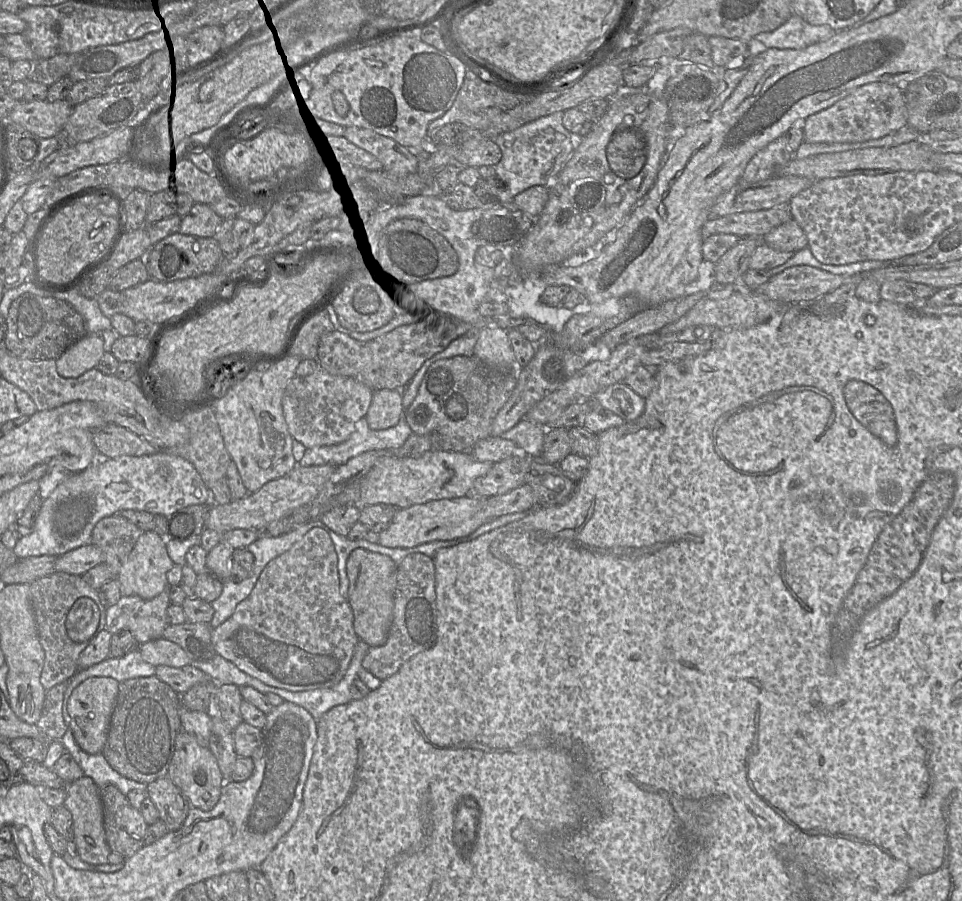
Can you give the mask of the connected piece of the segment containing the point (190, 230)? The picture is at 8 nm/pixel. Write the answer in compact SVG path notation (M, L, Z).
M194 203L182 217L179 233L198 237L213 237L223 219L209 204Z

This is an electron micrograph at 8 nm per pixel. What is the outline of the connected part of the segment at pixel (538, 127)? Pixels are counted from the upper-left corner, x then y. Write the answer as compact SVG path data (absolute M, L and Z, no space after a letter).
M563 111L538 117L514 130L502 132L494 137L502 156L494 166L496 175L505 183L500 202L510 202L524 190L542 185L549 187L557 178L563 165L575 148L573 135L562 124Z

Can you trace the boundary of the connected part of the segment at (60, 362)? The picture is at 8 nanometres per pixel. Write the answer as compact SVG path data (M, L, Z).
M101 333L89 334L56 359L57 371L64 378L77 378L96 368L104 352Z

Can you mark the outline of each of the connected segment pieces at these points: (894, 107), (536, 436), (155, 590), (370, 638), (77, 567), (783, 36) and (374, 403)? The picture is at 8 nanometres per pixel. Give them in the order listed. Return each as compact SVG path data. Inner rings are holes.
M873 82L855 89L832 106L810 115L804 124L808 143L859 143L882 138L907 125L904 87Z
M522 418L513 428L500 437L511 440L529 456L540 459L546 429L527 418Z
M145 531L138 538L117 576L122 596L137 595L146 600L156 597L170 586L167 572L173 565L174 562L167 553L166 539L154 531Z
M358 548L347 559L346 573L349 580L347 600L353 612L354 631L369 647L381 646L386 642L393 621L397 564L387 555Z
M90 543L57 557L55 572L82 576L104 561L105 556L102 550Z
M792 15L775 30L759 33L754 39L767 48L798 50L825 41L835 33L828 25L812 25L803 18Z
M373 390L372 400L365 415L372 430L384 430L395 426L403 413L403 392L399 390Z

